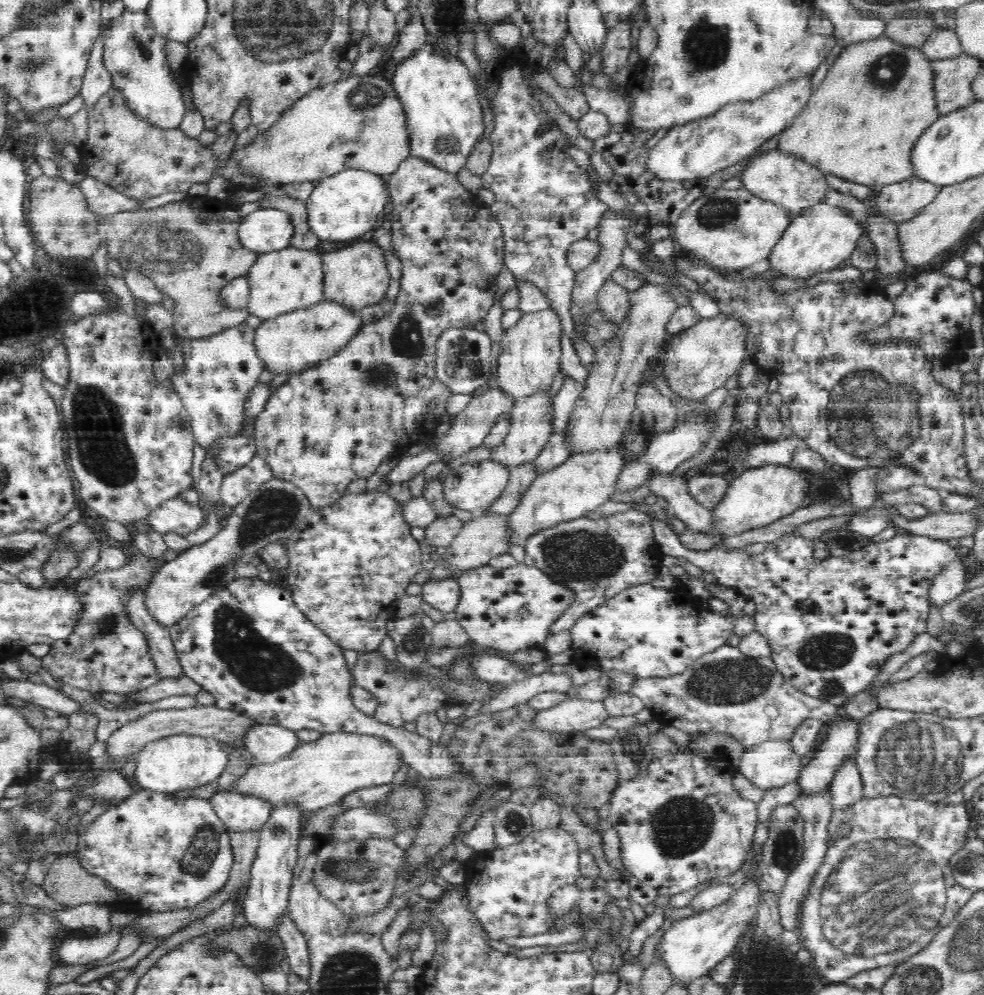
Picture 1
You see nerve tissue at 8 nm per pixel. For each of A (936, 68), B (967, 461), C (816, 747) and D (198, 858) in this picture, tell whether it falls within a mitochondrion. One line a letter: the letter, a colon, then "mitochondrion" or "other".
A: other
B: other
C: other
D: mitochondrion

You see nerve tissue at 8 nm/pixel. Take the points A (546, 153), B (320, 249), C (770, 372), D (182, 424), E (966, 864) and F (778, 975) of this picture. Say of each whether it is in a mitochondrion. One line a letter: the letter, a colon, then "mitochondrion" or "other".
A: mitochondrion
B: other
C: other
D: other
E: mitochondrion
F: mitochondrion

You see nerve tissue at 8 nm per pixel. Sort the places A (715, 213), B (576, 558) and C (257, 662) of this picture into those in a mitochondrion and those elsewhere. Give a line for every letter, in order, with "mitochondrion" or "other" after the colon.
A: mitochondrion
B: mitochondrion
C: mitochondrion

